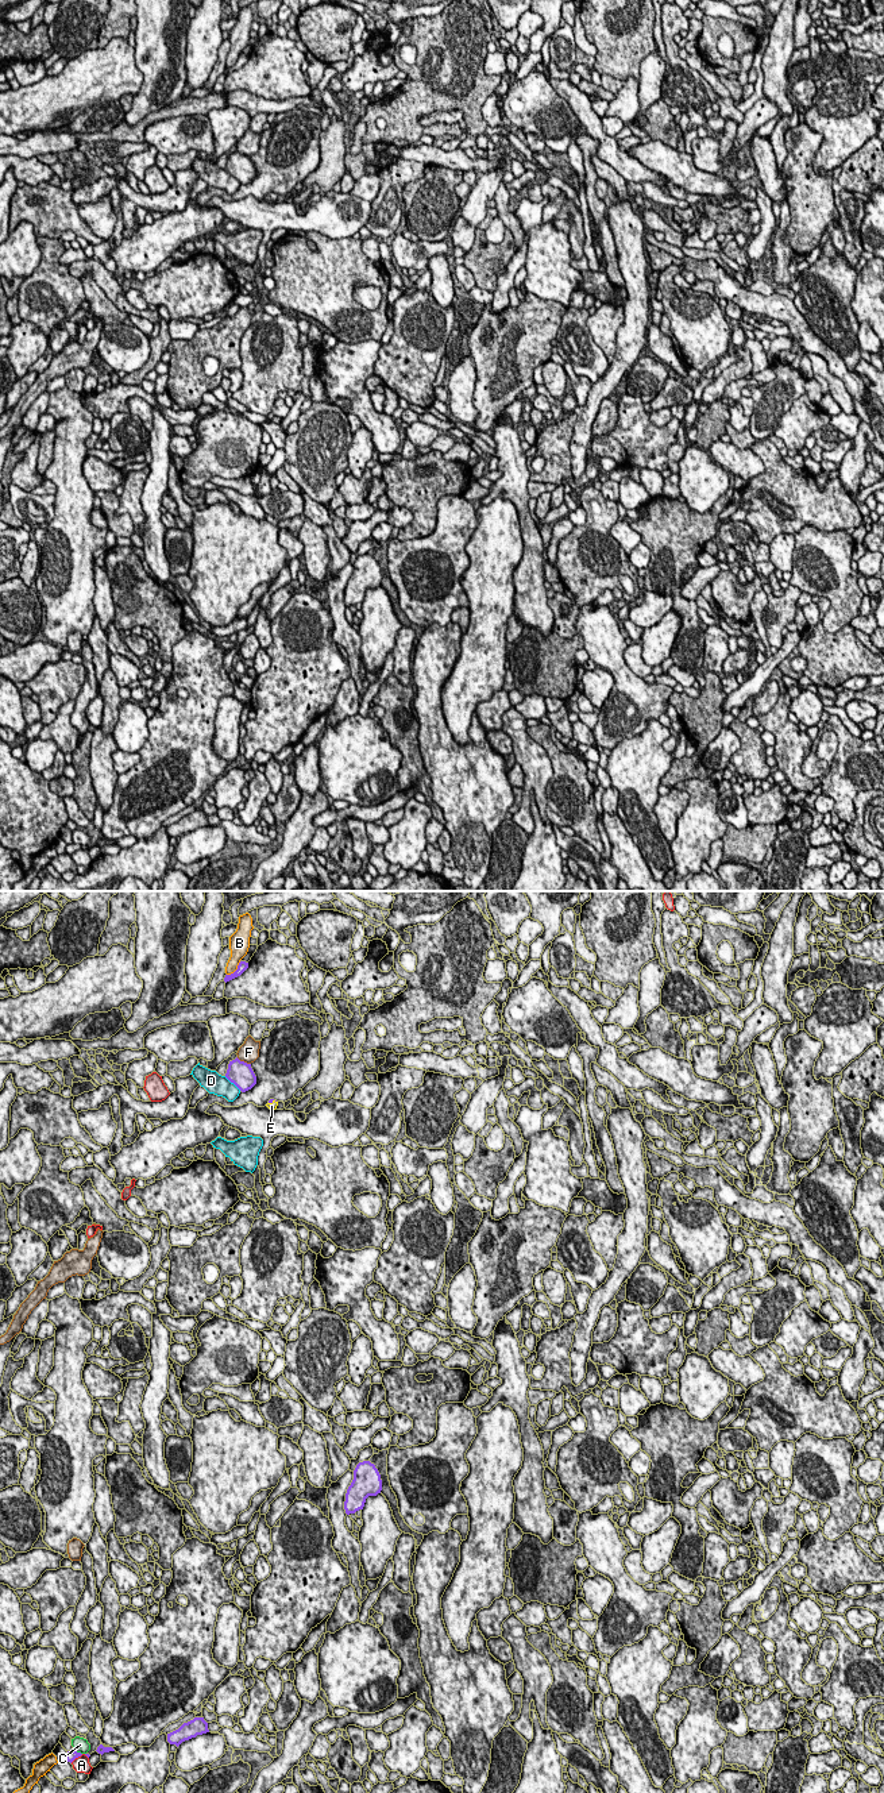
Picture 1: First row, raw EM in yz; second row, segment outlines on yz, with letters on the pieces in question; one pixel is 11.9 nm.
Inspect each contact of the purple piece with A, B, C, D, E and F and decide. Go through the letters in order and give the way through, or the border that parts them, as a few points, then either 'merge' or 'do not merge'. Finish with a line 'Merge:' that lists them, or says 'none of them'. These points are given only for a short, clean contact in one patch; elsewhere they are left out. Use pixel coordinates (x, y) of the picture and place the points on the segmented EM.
A: do not merge
B: do not merge
C: border yz (72, 1750), (81, 1754); do not merge
D: do not merge
E: way yz (270, 1101), (271, 1101), (271, 1106); merge
F: do not merge
Merge: E

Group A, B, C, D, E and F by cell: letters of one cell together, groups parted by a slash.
A / B / C / D / E / F

